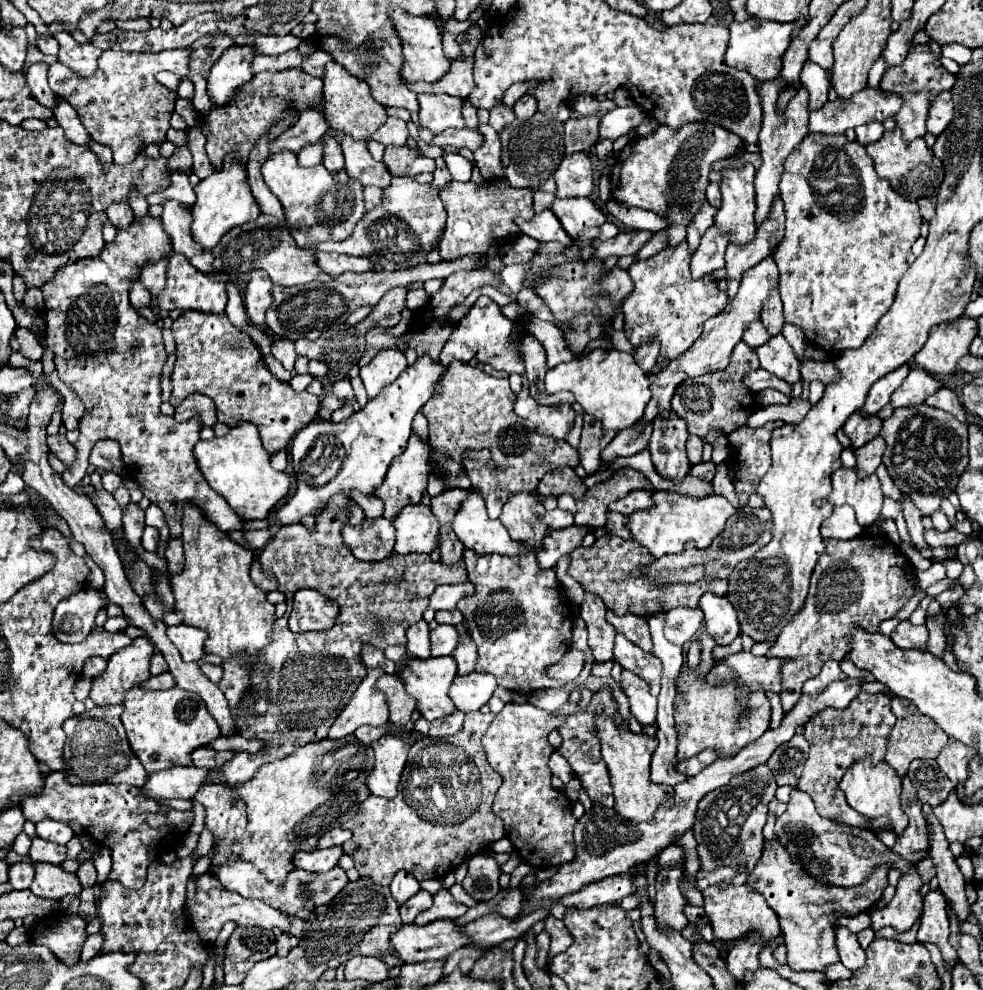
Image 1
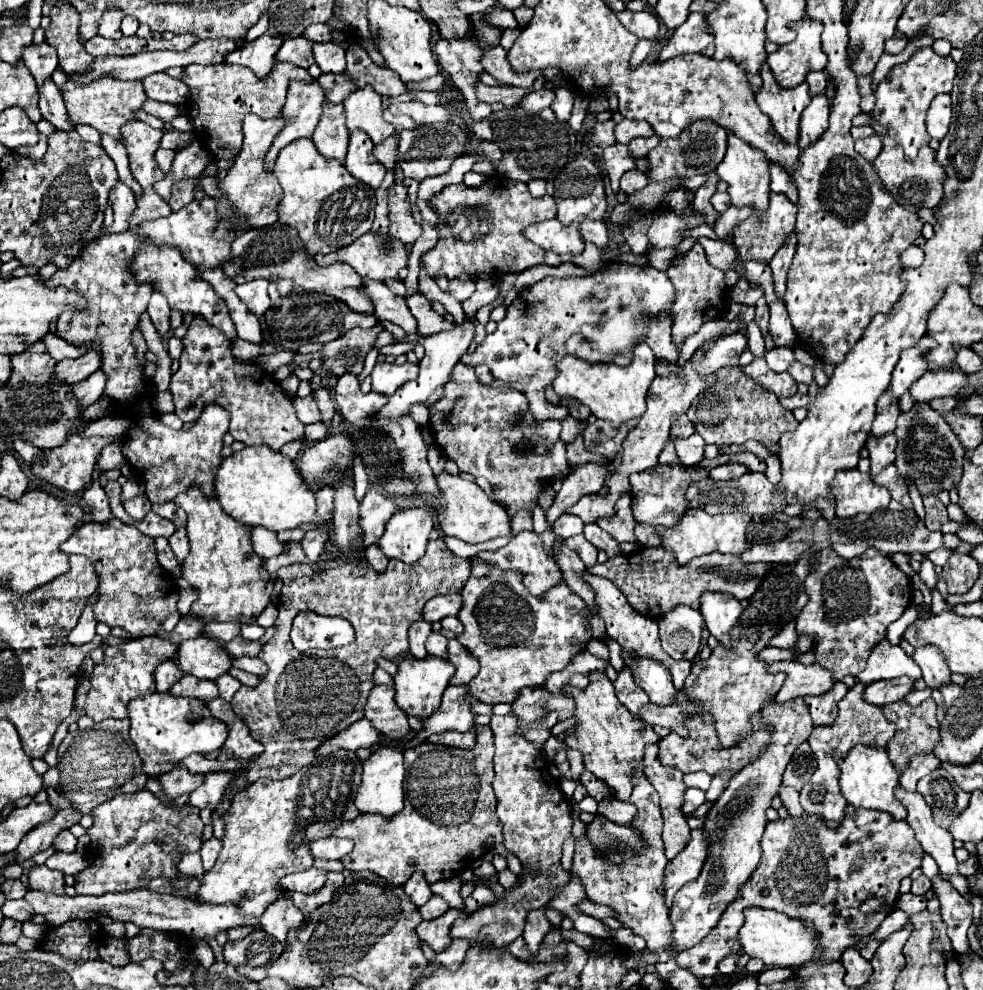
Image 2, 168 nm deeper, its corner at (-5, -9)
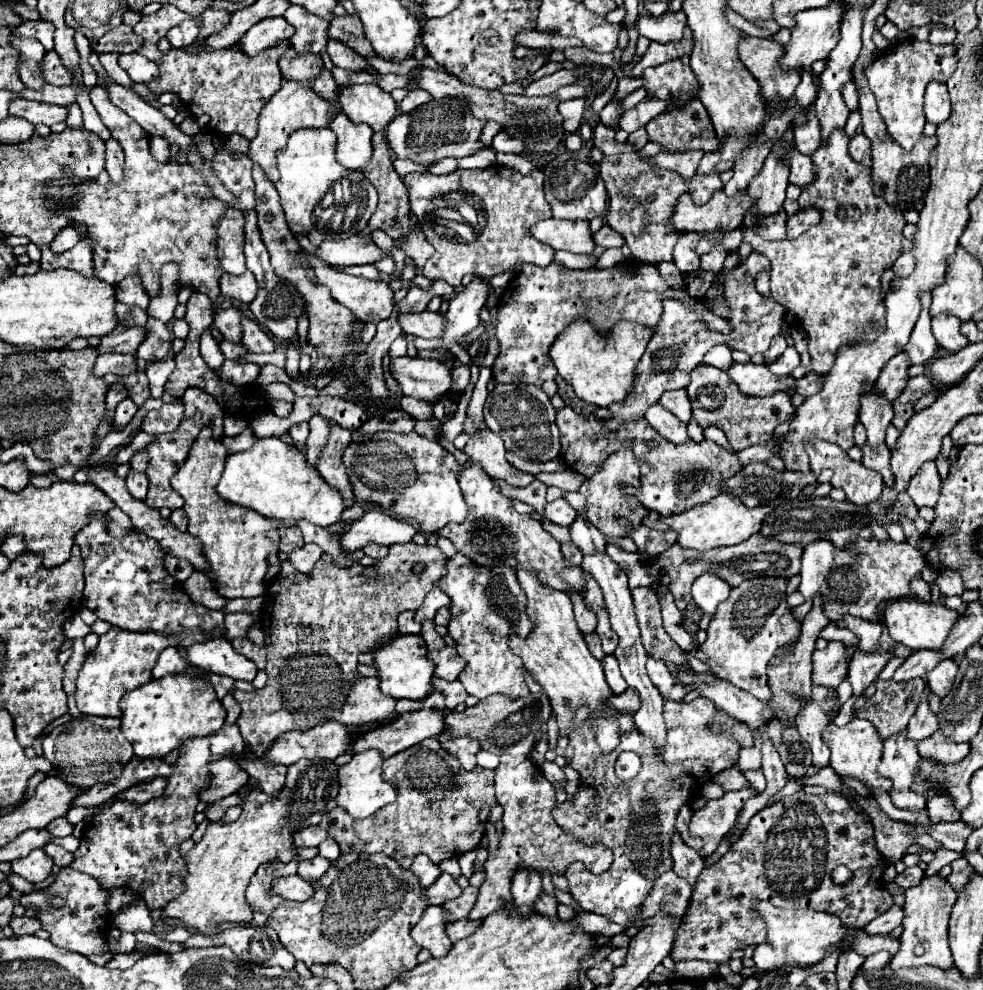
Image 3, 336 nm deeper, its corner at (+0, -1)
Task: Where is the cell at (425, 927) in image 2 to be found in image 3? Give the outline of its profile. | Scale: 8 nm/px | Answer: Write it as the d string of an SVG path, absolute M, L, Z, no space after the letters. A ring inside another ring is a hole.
M428 907L424 917L412 929L412 939L422 949L428 949L432 957L444 957L452 949L452 943L446 935L446 925L442 919L444 919L442 907Z

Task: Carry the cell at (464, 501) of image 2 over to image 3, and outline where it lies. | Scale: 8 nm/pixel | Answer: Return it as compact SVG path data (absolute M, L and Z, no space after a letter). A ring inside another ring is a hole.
M356 429L342 461L358 503L376 503L396 519L412 525L418 523L422 533L434 533L448 523L462 523L466 519L468 507L458 485L460 465L438 441L424 439L416 431L408 435L392 431L362 435Z

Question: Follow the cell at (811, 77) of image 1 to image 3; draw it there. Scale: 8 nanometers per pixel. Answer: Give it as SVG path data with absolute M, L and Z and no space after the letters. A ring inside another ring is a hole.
M814 109L808 111L808 123L798 125L794 129L794 143L796 143L796 149L802 151L802 155L812 155L820 147L822 139L820 139L820 127L818 127Z

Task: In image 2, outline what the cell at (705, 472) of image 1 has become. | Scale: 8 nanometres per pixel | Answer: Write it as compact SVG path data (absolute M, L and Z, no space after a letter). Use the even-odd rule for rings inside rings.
M729 463L729 465L719 465L711 469L711 479L737 479L747 471L745 465L739 463Z

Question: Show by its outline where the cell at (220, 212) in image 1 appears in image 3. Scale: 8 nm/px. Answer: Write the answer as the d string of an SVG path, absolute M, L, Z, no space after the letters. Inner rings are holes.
M284 81L282 89L278 93L272 95L272 99L266 103L266 107L260 113L260 121L258 121L258 135L256 139L250 141L250 159L254 163L258 163L264 173L268 175L270 181L278 179L278 167L276 167L276 153L280 153L286 147L286 141L290 137L290 133L304 129L304 127L312 127L312 129L324 129L328 127L326 123L340 111L340 101L330 103L328 99L320 97L314 89L304 87L302 83L294 83L294 81Z

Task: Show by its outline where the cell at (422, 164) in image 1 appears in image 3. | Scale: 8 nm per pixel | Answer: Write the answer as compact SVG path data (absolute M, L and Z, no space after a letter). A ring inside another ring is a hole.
M444 97L444 99L430 99L422 107L414 109L412 113L398 115L386 129L386 139L390 149L400 159L412 159L416 163L430 163L444 157L462 159L470 157L476 151L486 149L480 141L482 129L486 121L480 121L472 115L470 105L462 97Z

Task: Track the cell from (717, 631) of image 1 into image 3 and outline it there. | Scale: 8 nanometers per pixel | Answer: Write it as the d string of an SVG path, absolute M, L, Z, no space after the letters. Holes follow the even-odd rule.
M702 573L692 585L692 599L708 615L714 615L716 607L728 595L730 595L730 585L714 573Z

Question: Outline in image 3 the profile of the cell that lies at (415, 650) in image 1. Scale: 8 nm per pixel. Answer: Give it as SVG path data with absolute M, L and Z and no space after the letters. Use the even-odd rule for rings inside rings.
M402 611L398 615L398 631L404 635L420 633L420 623L414 621L414 611Z

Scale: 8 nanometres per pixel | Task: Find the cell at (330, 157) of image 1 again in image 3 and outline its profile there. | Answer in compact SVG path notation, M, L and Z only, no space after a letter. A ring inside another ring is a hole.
M322 69L316 77L314 77L314 81L312 81L312 87L314 87L314 91L316 93L320 93L322 97L326 97L326 99L336 99L336 81L334 81L334 77L332 77L332 73L328 71L328 69Z

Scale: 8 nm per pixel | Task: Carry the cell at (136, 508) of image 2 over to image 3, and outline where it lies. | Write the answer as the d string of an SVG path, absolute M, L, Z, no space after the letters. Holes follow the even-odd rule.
M130 469L128 477L126 477L126 485L128 485L128 491L136 499L144 499L146 497L146 491L148 491L148 477L146 477L146 473L140 473L140 471Z

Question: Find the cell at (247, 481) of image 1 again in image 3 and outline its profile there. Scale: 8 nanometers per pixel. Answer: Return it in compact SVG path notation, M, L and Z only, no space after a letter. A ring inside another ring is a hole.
M278 437L258 439L252 449L234 453L226 459L226 469L218 483L222 499L254 509L268 519L282 523L306 519L320 527L330 527L340 519L344 511L344 499L338 489L330 487L316 467L312 467L306 455L294 447L282 443Z

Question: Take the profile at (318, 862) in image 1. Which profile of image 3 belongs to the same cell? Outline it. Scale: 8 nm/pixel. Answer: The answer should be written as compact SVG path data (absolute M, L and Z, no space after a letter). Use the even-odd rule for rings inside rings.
M292 875L292 877L274 879L272 881L272 893L280 895L286 901L306 901L312 897L314 889L300 875Z

